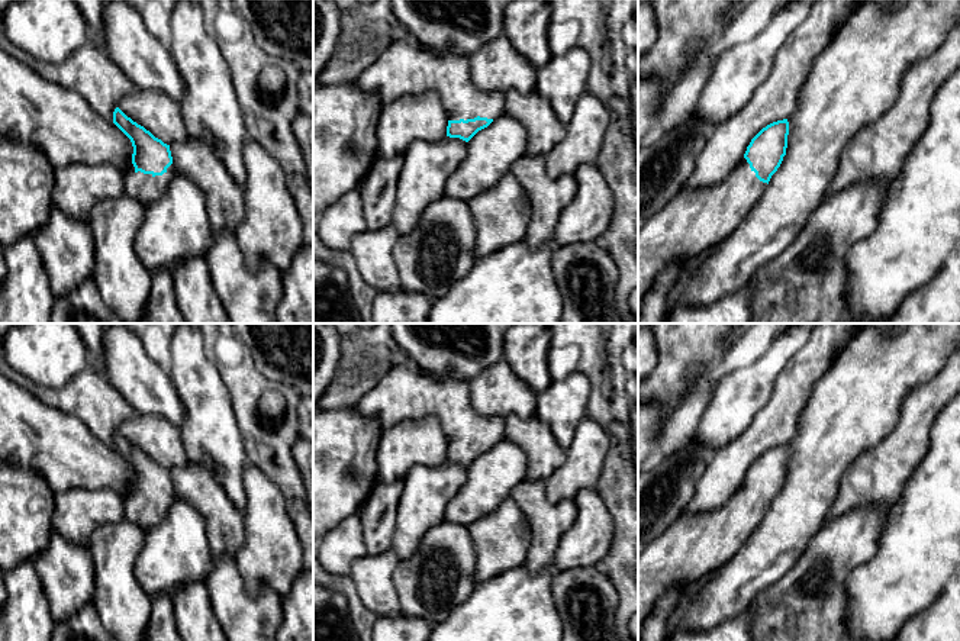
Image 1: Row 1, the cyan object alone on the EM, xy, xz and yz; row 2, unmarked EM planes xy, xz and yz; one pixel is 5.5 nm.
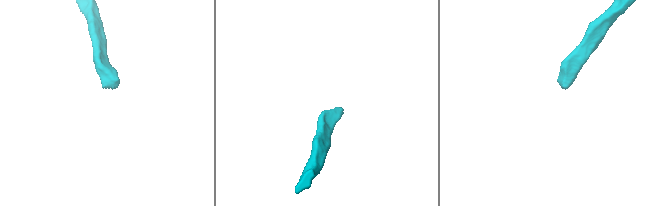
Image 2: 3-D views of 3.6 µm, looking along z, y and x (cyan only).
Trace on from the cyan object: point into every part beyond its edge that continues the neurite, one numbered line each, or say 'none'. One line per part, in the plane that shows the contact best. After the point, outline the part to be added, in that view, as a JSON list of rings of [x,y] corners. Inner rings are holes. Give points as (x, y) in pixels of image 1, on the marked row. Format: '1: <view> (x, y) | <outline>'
1: xy (58, 121) | [[[0,48],[0,138],[38,145],[54,170],[73,162],[110,162],[123,173],[125,194],[144,206],[167,190],[174,162],[162,175],[135,171],[131,139],[65,86],[41,77]]]

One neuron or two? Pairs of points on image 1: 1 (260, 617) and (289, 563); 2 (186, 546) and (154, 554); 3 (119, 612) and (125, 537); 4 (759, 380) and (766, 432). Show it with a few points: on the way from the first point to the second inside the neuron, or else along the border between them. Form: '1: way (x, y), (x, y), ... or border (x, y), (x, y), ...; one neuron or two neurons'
1: border (242, 576), (251, 592), (270, 585), (282, 596); two neurons
2: way (179, 547), (166, 548), (161, 553); one neuron
3: way (119, 593), (119, 556); one neuron
4: border (779, 377), (769, 400), (741, 434); two neurons

